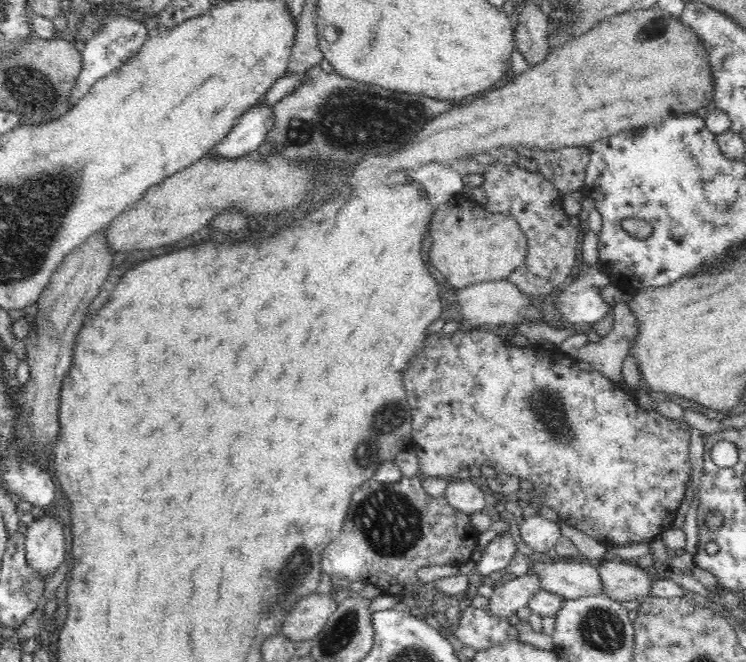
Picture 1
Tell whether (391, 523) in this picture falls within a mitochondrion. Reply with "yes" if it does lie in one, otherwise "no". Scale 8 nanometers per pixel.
yes

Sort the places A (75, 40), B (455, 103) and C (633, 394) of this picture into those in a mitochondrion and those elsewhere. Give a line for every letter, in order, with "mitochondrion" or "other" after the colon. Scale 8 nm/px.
A: other
B: other
C: other

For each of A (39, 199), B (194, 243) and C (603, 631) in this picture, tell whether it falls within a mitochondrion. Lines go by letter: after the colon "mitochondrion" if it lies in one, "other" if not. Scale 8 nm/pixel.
A: mitochondrion
B: other
C: mitochondrion

